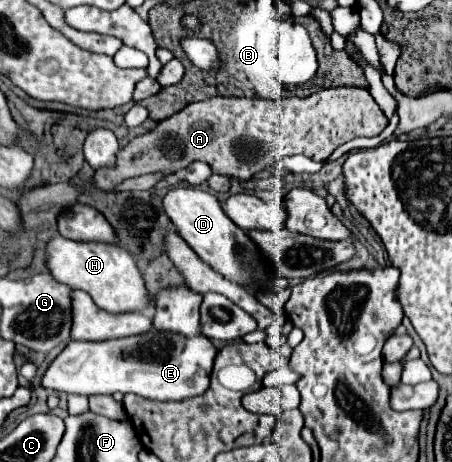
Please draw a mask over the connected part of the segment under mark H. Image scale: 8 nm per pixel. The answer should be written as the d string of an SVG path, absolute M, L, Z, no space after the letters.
M59 234L47 242L45 266L51 276L69 288L87 292L93 302L107 312L139 312L147 306L147 290L141 272L135 266L131 254L117 244L105 242L73 242Z

